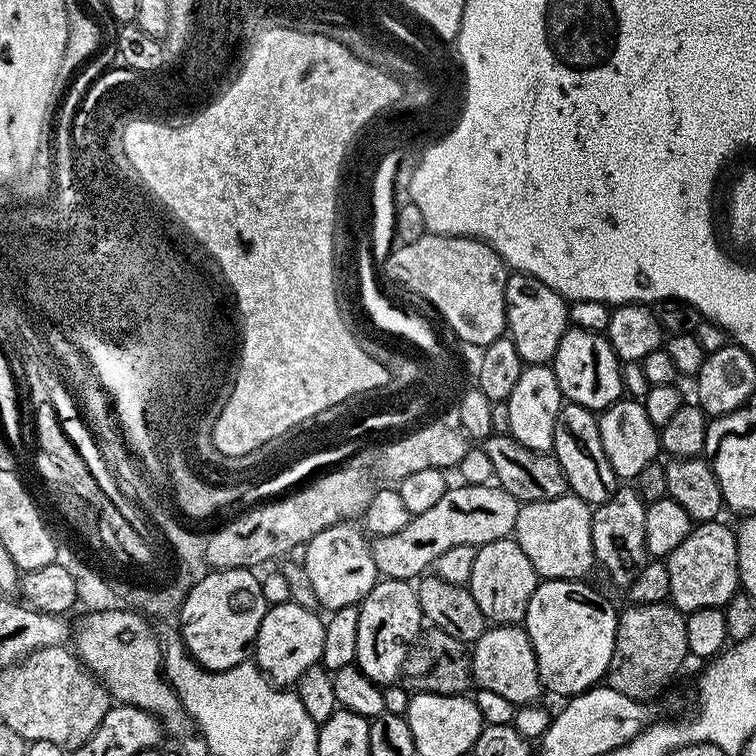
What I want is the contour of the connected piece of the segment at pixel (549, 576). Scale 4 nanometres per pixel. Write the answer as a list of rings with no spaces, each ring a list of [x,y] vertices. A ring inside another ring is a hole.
[[[567,494],[549,500],[530,501],[521,503],[520,513],[514,538],[518,546],[522,546],[522,554],[530,558],[530,566],[534,566],[537,577],[545,580],[584,580],[587,572],[594,568],[594,538],[592,537],[593,509],[582,498]]]

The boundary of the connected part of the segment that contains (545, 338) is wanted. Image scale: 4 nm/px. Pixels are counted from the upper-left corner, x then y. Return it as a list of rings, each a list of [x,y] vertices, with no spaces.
[[[519,270],[513,271],[509,275],[506,282],[506,290],[504,291],[504,305],[506,306],[506,325],[507,335],[514,342],[514,346],[520,354],[520,359],[525,365],[528,364],[544,364],[547,365],[551,361],[552,356],[558,350],[558,344],[562,342],[564,333],[570,327],[568,321],[569,301],[546,282],[542,282],[536,276],[529,276],[527,272]]]

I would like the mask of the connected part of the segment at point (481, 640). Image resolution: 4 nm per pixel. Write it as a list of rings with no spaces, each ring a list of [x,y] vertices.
[[[511,624],[485,627],[484,632],[471,645],[472,674],[480,688],[494,690],[494,694],[502,694],[517,706],[534,704],[541,699],[542,677],[536,661],[536,651],[527,631],[523,627]]]

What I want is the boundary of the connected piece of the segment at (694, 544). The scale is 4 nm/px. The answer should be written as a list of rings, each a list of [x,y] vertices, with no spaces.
[[[719,519],[697,523],[690,535],[666,558],[670,570],[668,600],[678,611],[689,614],[703,608],[723,609],[738,595],[740,571],[736,533],[731,527],[720,524]]]

